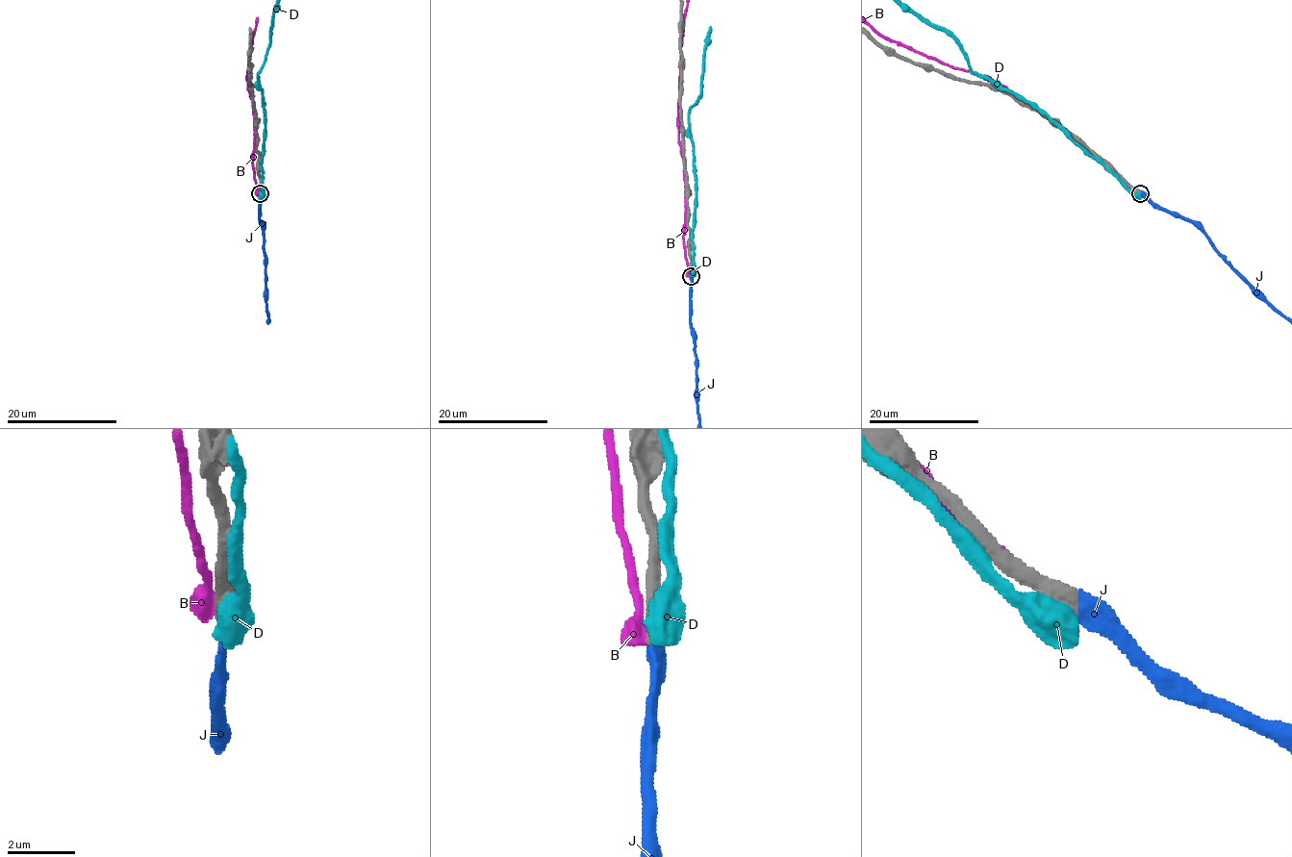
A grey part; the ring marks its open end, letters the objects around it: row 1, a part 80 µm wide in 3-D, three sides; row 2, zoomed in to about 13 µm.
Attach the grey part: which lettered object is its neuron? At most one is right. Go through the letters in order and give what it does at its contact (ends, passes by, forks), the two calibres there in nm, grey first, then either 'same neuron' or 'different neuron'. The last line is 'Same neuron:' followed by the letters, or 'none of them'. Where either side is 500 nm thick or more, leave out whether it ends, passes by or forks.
B: 600/600 nm | different neuron
D: 600/550 nm | different neuron
J: 550/500 nm | same neuron
Same neuron: J

